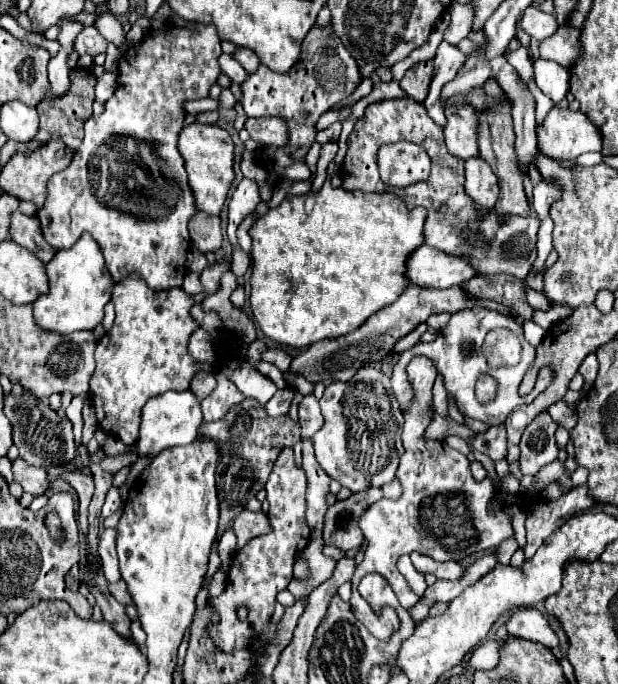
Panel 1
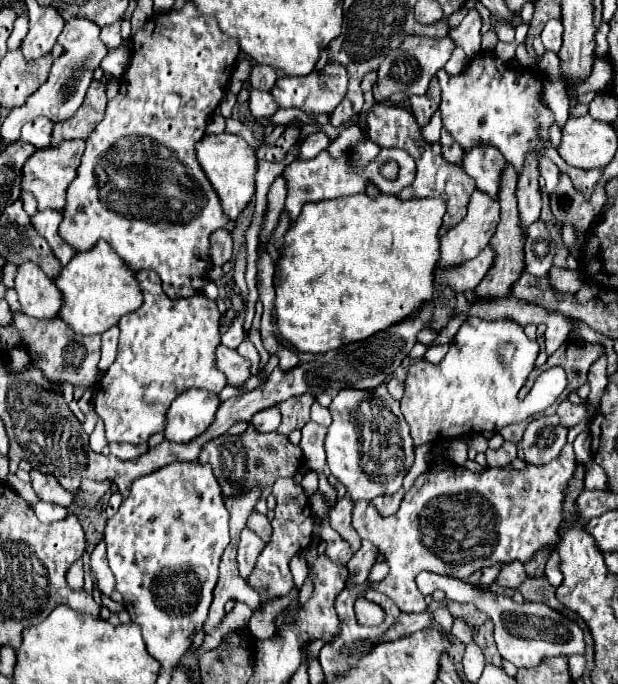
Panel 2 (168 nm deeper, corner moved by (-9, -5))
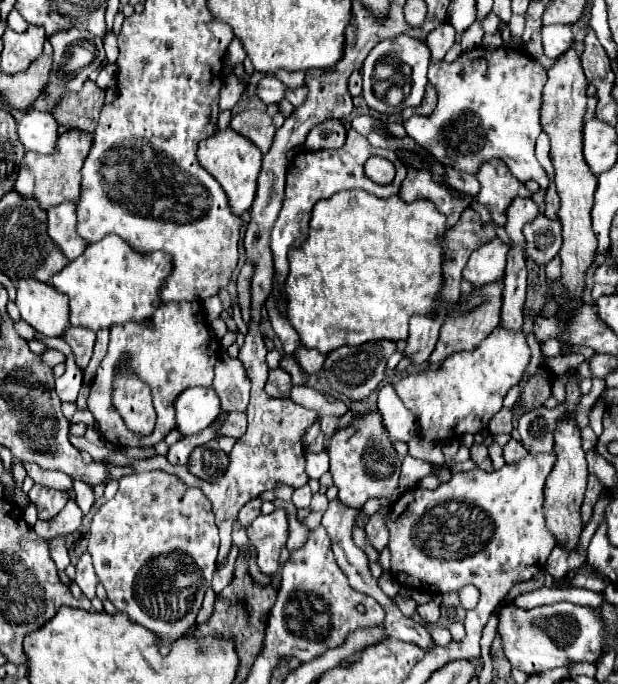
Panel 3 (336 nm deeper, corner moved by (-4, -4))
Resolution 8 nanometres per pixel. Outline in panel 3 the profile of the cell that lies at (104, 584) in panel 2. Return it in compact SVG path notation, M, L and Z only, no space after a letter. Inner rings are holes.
M84 553L80 557L80 561L76 563L76 577L74 577L74 583L80 587L82 595L86 599L92 599L94 597L94 589L96 589L96 583L98 583L98 577L92 569L92 561L90 561L90 553Z

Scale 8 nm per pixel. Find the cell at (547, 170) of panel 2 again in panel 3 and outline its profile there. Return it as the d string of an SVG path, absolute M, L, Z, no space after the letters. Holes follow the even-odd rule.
M505 46L492 51L472 47L462 51L454 63L432 63L428 81L438 93L438 105L428 117L412 115L404 121L406 135L434 155L438 163L454 171L474 175L482 163L500 159L520 183L534 179L546 189L548 177L544 171L538 171L534 159L534 143L542 133L538 111L542 103L540 93L546 83L546 69L526 55Z

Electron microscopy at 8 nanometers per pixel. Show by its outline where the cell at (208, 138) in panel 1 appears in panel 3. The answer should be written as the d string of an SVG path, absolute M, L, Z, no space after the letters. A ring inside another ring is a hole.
M230 127L224 131L216 131L212 137L200 141L198 161L222 185L234 215L242 215L252 207L252 201L256 195L256 179L262 167L262 153L250 139L246 139L244 135L236 133Z

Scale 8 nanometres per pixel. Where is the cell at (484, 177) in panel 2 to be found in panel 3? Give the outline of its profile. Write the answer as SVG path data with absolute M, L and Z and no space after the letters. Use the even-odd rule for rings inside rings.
M490 161L482 165L476 177L482 185L478 201L482 205L490 205L492 221L500 227L506 225L506 209L516 197L532 197L532 193L512 177L502 161Z

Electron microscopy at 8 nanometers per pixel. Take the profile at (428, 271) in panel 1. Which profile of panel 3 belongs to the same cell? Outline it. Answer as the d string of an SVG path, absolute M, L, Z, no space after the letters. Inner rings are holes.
M498 237L480 245L470 255L464 267L464 279L468 279L476 289L504 279L508 251L510 251L510 245Z

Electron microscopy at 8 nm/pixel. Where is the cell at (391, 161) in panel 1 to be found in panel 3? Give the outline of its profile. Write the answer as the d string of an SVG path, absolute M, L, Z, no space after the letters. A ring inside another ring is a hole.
M354 129L348 131L348 139L346 139L346 145L342 149L336 149L336 151L332 151L332 149L318 149L318 151L304 149L304 151L296 153L296 157L290 163L292 163L292 171L286 177L284 203L282 203L280 215L278 215L278 219L276 219L276 223L274 223L272 231L270 231L270 249L272 249L272 255L274 255L274 283L278 283L278 289L280 289L276 309L284 317L286 317L284 281L286 281L286 275L288 275L288 251L300 247L302 239L308 237L308 221L310 221L310 213L312 213L314 203L320 201L320 199L328 199L334 193L342 191L342 189L352 189L352 187L360 187L360 189L364 189L368 193L374 193L378 197L386 197L386 195L398 193L400 185L402 185L402 181L406 177L406 167L398 161L394 151L372 147L368 143L368 139L364 135L360 135L358 131L354 131ZM372 155L384 157L384 159L394 163L396 177L394 177L394 181L390 185L376 185L364 175L364 163ZM294 165L296 165L296 171L294 171Z

